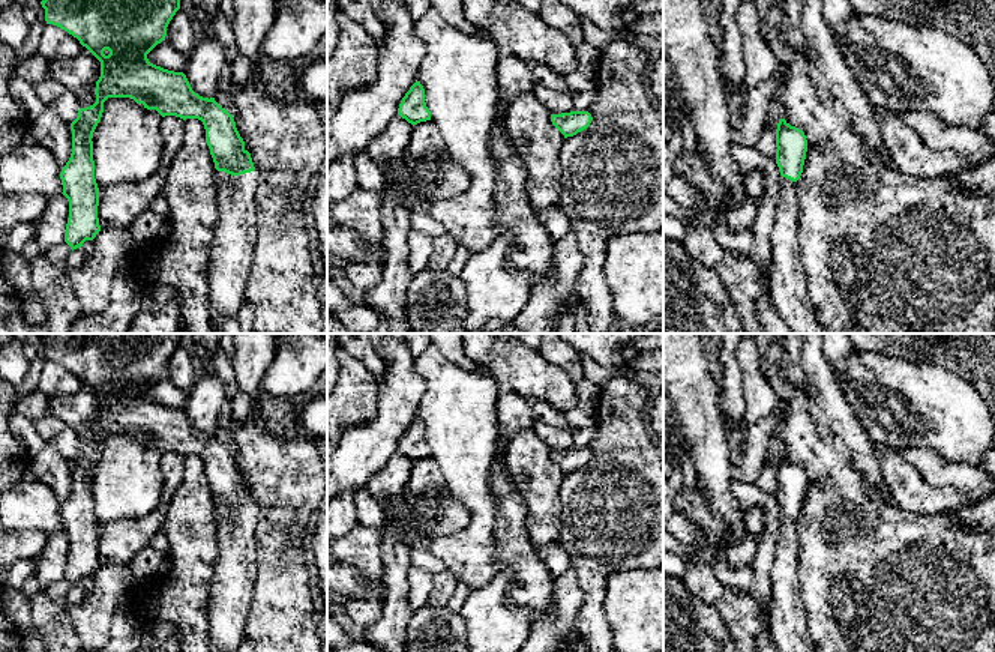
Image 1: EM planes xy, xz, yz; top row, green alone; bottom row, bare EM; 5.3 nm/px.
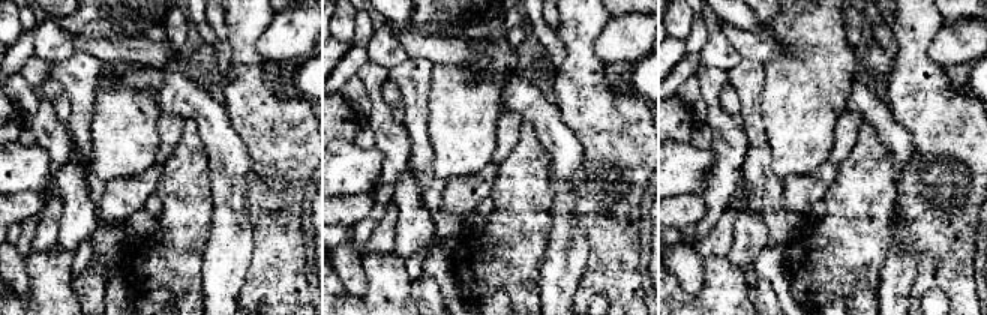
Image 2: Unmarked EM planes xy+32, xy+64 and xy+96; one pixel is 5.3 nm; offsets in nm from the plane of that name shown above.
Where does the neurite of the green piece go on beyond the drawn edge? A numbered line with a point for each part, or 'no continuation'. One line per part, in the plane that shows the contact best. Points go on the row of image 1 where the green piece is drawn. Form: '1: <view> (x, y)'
1: xy (231, 257)

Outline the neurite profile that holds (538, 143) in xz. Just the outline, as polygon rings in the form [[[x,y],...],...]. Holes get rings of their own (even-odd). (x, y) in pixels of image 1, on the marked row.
[[[524,92],[507,104],[504,128],[525,167],[525,189],[534,210],[560,200],[563,167],[560,152],[564,135],[552,125],[551,111]]]

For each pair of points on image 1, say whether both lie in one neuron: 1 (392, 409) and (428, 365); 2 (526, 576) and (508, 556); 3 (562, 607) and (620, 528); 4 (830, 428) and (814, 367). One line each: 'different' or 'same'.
1: different
2: same
3: different
4: same

